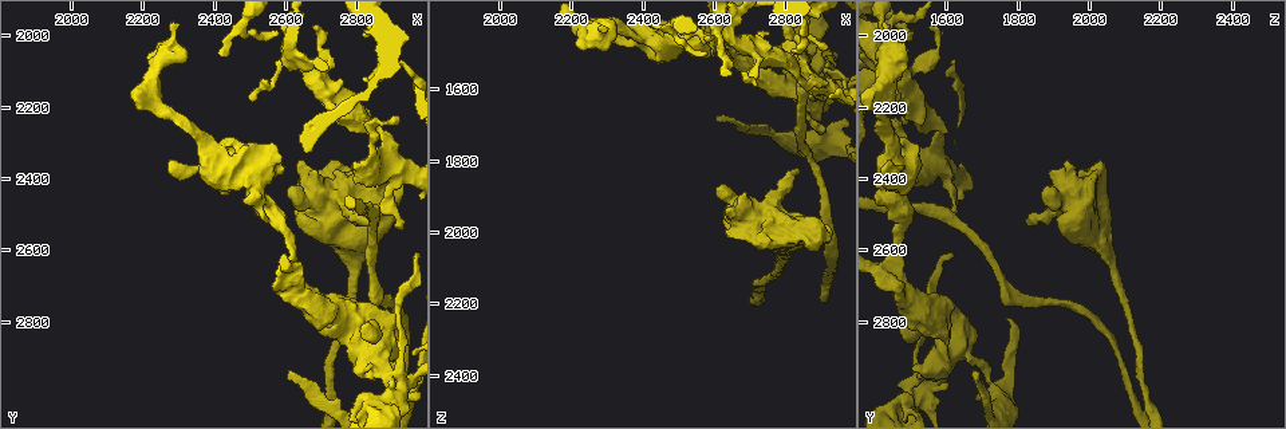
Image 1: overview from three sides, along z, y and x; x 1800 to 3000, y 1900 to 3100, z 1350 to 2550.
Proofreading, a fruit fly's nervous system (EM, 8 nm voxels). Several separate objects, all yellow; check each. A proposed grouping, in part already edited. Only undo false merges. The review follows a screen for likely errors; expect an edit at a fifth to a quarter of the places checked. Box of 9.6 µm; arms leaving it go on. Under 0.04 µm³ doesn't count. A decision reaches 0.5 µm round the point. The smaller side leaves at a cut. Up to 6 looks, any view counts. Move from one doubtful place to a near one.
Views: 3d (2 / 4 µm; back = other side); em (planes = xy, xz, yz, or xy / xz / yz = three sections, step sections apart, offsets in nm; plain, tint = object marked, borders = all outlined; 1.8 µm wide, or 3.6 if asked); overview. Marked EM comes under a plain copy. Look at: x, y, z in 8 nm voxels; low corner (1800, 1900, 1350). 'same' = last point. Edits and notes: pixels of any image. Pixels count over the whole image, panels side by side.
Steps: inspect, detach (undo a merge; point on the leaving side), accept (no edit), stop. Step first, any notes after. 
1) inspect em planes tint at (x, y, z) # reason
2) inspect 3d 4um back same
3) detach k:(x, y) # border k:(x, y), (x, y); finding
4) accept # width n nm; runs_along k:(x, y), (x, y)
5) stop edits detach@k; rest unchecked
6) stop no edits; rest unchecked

inspect 3d 2um at (2610, 2690, 1440) # side arm on a straight run

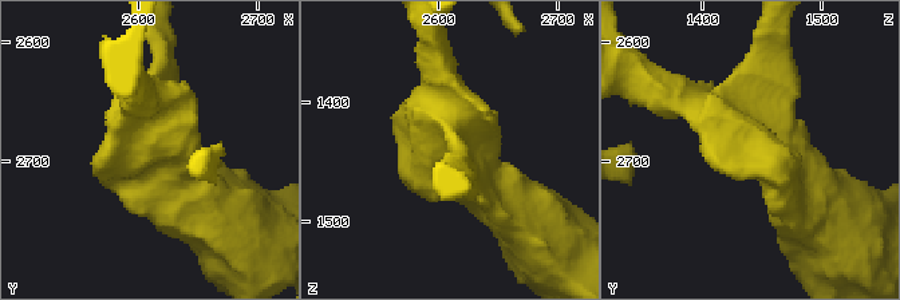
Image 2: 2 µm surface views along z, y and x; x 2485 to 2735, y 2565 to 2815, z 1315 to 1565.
inspect em planes tint at (2618, 2682, 1442) # now the EM

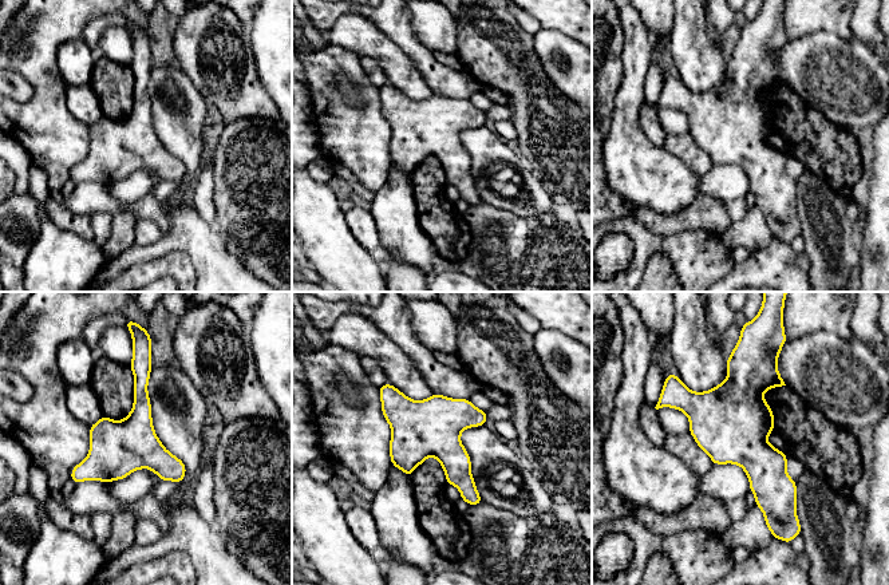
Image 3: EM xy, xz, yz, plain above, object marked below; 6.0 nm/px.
accept # all the same cell

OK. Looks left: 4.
inspect em planes tint at (2910, 2950, 1530)

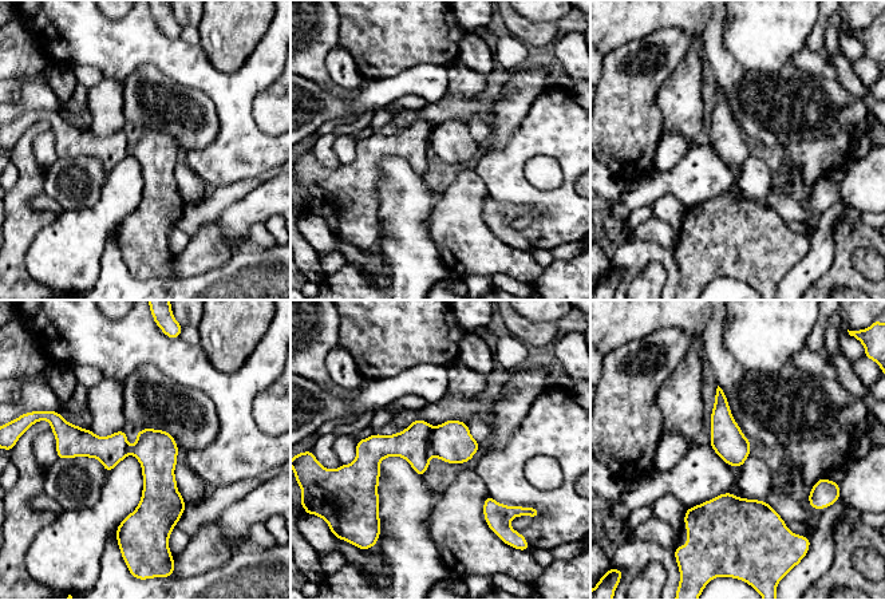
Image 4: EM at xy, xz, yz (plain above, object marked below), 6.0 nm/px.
detach 4:(451, 442) # border 4:(433, 427), (429, 445), (430, 454); a second cell is stuck on

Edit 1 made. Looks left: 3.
inspect 3d 4um at (2270, 2040, 1420) # calibre changes

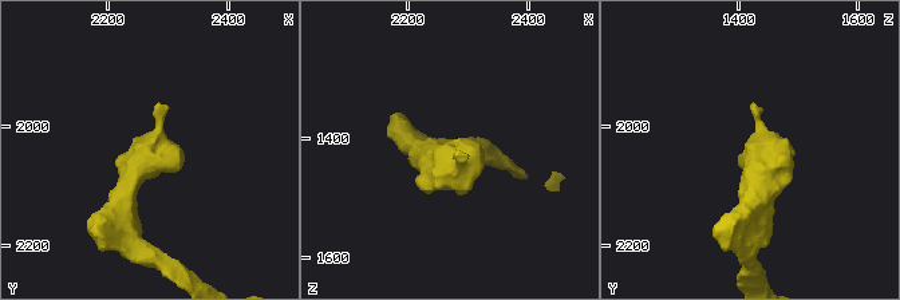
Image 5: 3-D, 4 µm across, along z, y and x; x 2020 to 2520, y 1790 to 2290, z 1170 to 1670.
inspect em yz step 4 tint at (2270, 2050, 1435) # shape alone is not enough

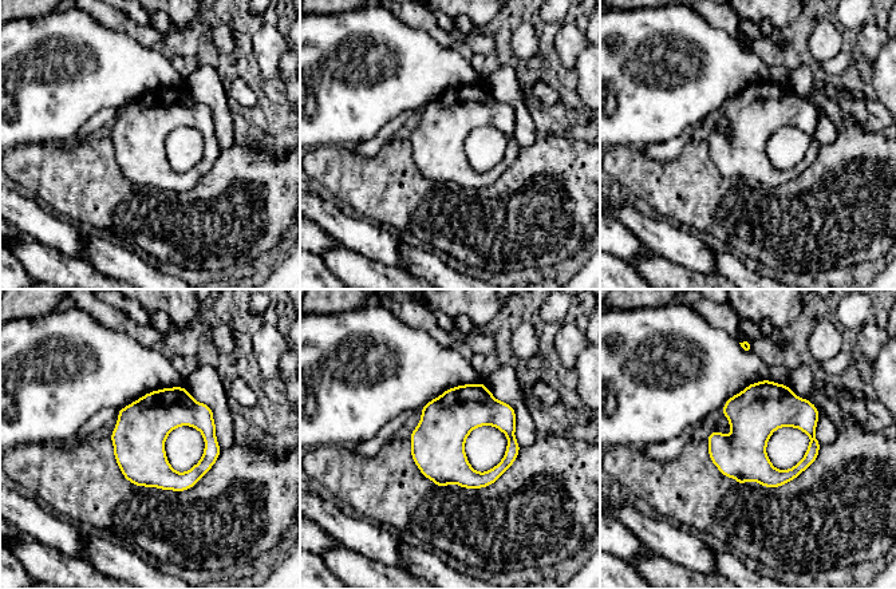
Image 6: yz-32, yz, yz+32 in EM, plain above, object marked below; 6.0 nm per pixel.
accept # width 320 nm; all the same cell

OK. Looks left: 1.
stop edits detach@4; rest unchecked

